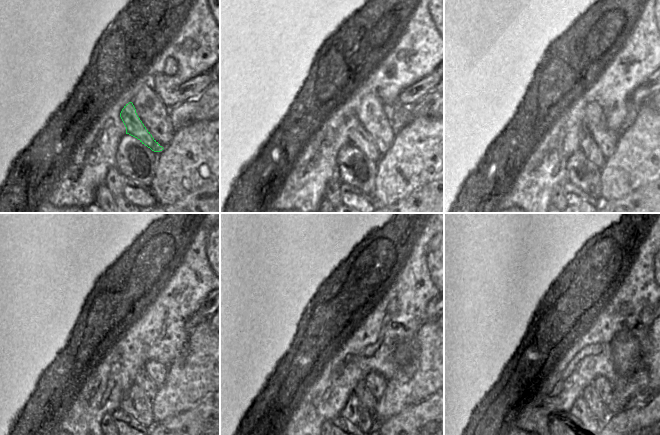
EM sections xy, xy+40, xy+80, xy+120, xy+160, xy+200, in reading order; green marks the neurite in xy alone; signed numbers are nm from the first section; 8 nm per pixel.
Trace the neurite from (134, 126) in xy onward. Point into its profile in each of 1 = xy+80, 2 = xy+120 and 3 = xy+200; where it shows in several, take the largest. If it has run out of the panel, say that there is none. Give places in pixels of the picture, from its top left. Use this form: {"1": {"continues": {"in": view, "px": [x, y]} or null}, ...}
{"1": {"continues": {"in": "xy+80", "px": [588, 146]}}, "2": {"continues": {"in": "xy+120", "px": [143, 380]}}, "3": {"continues": {"in": "xy+200", "px": [590, 397]}}}

